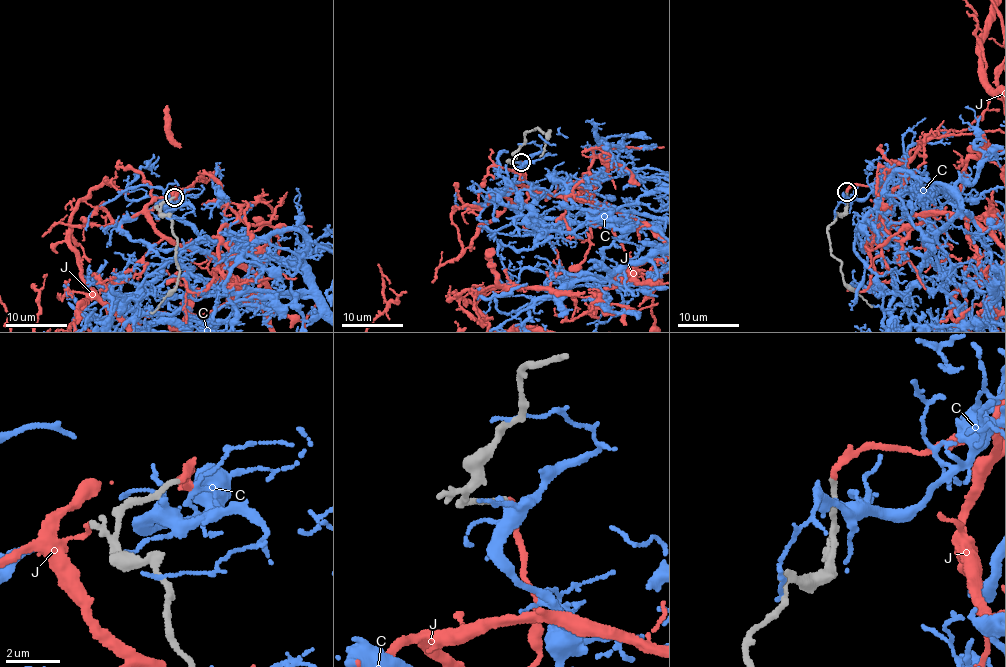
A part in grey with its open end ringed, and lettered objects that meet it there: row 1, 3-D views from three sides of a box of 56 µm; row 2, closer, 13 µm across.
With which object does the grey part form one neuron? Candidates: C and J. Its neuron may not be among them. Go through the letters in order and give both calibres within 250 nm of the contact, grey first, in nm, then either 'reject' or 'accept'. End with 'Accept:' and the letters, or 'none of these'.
C: 280 nm thick on the grey side, 320 nm on the other; reject
J: 200 nm thick on the grey side, 220 nm on the other; accept
Accept: J

